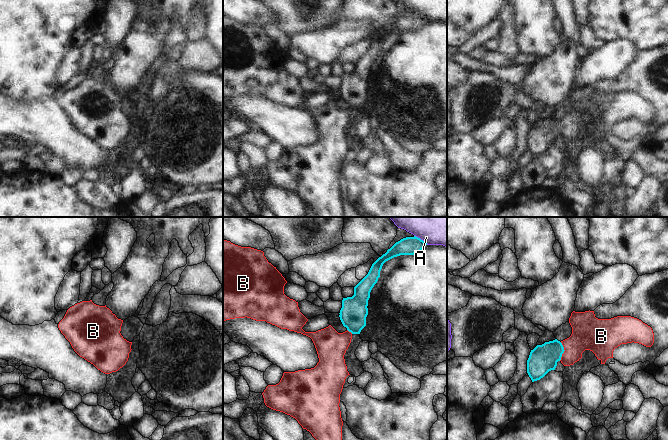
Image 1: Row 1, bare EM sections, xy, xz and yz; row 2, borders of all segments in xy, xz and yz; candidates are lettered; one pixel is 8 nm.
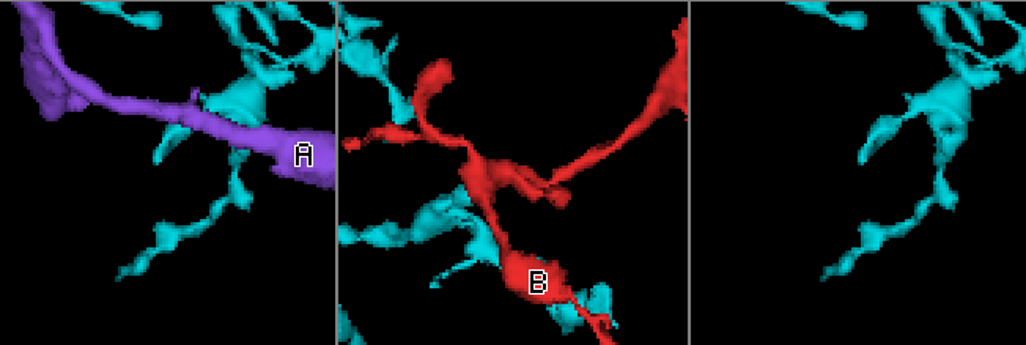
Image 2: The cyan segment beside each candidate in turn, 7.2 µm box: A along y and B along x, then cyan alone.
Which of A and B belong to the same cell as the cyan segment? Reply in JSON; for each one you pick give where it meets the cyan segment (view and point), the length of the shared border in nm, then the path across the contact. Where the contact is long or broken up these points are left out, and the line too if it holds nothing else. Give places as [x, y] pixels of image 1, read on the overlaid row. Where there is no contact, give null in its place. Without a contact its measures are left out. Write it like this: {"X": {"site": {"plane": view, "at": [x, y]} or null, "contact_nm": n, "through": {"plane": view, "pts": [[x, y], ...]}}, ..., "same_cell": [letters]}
{"B": {"site": {"plane": "yz", "at": [564, 350]}, "contact_nm": 150, "through": {"plane": "yz", "pts": [[543, 358], [553, 351], [564, 350], [570, 350], [588, 332]]}}, "same_cell": ["B"]}

